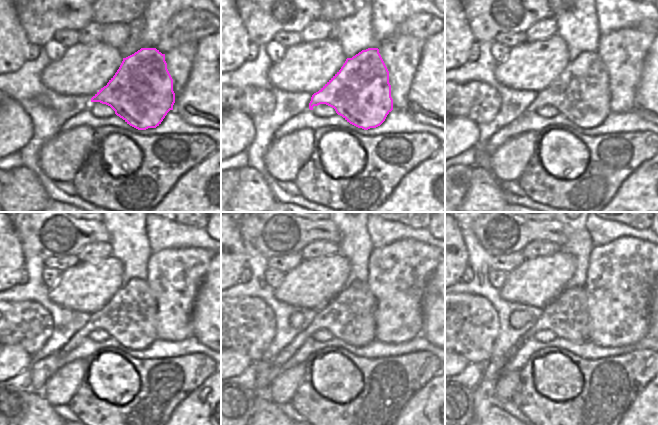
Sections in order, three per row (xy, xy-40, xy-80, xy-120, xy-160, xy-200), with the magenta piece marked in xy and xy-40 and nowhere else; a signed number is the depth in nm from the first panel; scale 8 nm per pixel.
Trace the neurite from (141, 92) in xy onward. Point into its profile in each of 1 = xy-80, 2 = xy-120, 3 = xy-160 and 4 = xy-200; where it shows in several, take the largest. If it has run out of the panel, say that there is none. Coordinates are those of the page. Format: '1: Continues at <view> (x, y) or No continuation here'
1: Continues at xy-80 (581, 93)
2: Continues at xy-120 (130, 317)
3: Continues at xy-160 (350, 316)
4: Continues at xy-200 (567, 316)

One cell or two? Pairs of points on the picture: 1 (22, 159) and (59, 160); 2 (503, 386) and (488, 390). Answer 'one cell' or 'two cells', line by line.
1: two cells
2: two cells

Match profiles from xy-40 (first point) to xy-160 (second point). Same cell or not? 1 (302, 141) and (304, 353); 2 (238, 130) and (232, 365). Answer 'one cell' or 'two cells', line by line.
1: two cells
2: one cell

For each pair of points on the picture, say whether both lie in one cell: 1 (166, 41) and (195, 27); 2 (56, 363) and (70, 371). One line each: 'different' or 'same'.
1: same
2: different

